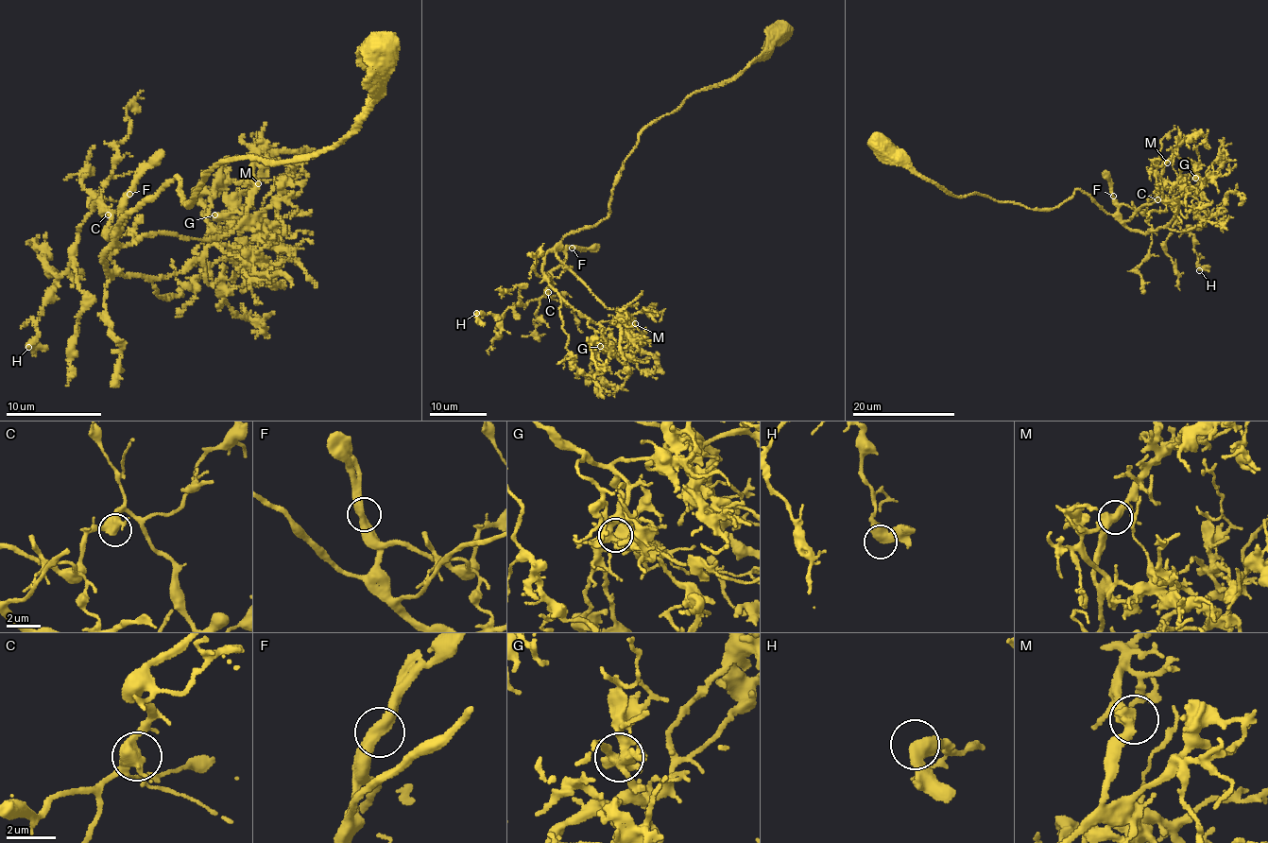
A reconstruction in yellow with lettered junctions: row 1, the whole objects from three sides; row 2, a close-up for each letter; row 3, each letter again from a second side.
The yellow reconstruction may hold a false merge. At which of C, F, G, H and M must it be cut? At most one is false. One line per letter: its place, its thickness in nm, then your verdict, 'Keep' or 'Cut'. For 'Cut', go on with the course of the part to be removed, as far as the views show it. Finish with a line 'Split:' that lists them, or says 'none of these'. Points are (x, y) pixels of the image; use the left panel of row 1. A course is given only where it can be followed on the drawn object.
C: Place: (108, 215). Thickness 500 nm. Keep
F: Place: (129, 194). Thickness 440 nm. Keep
G: Place: (214, 215). Thickness 480 nm. Keep
H: Place: (28, 347). Thickness 480 nm. Keep
M: Place: (258, 183). Thickness 480 nm. Keep
Split: none of these

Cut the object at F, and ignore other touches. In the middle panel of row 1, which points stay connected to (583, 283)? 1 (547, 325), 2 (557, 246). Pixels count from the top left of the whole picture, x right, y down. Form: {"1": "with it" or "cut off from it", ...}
{"1": "cut off from it", "2": "with it"}

